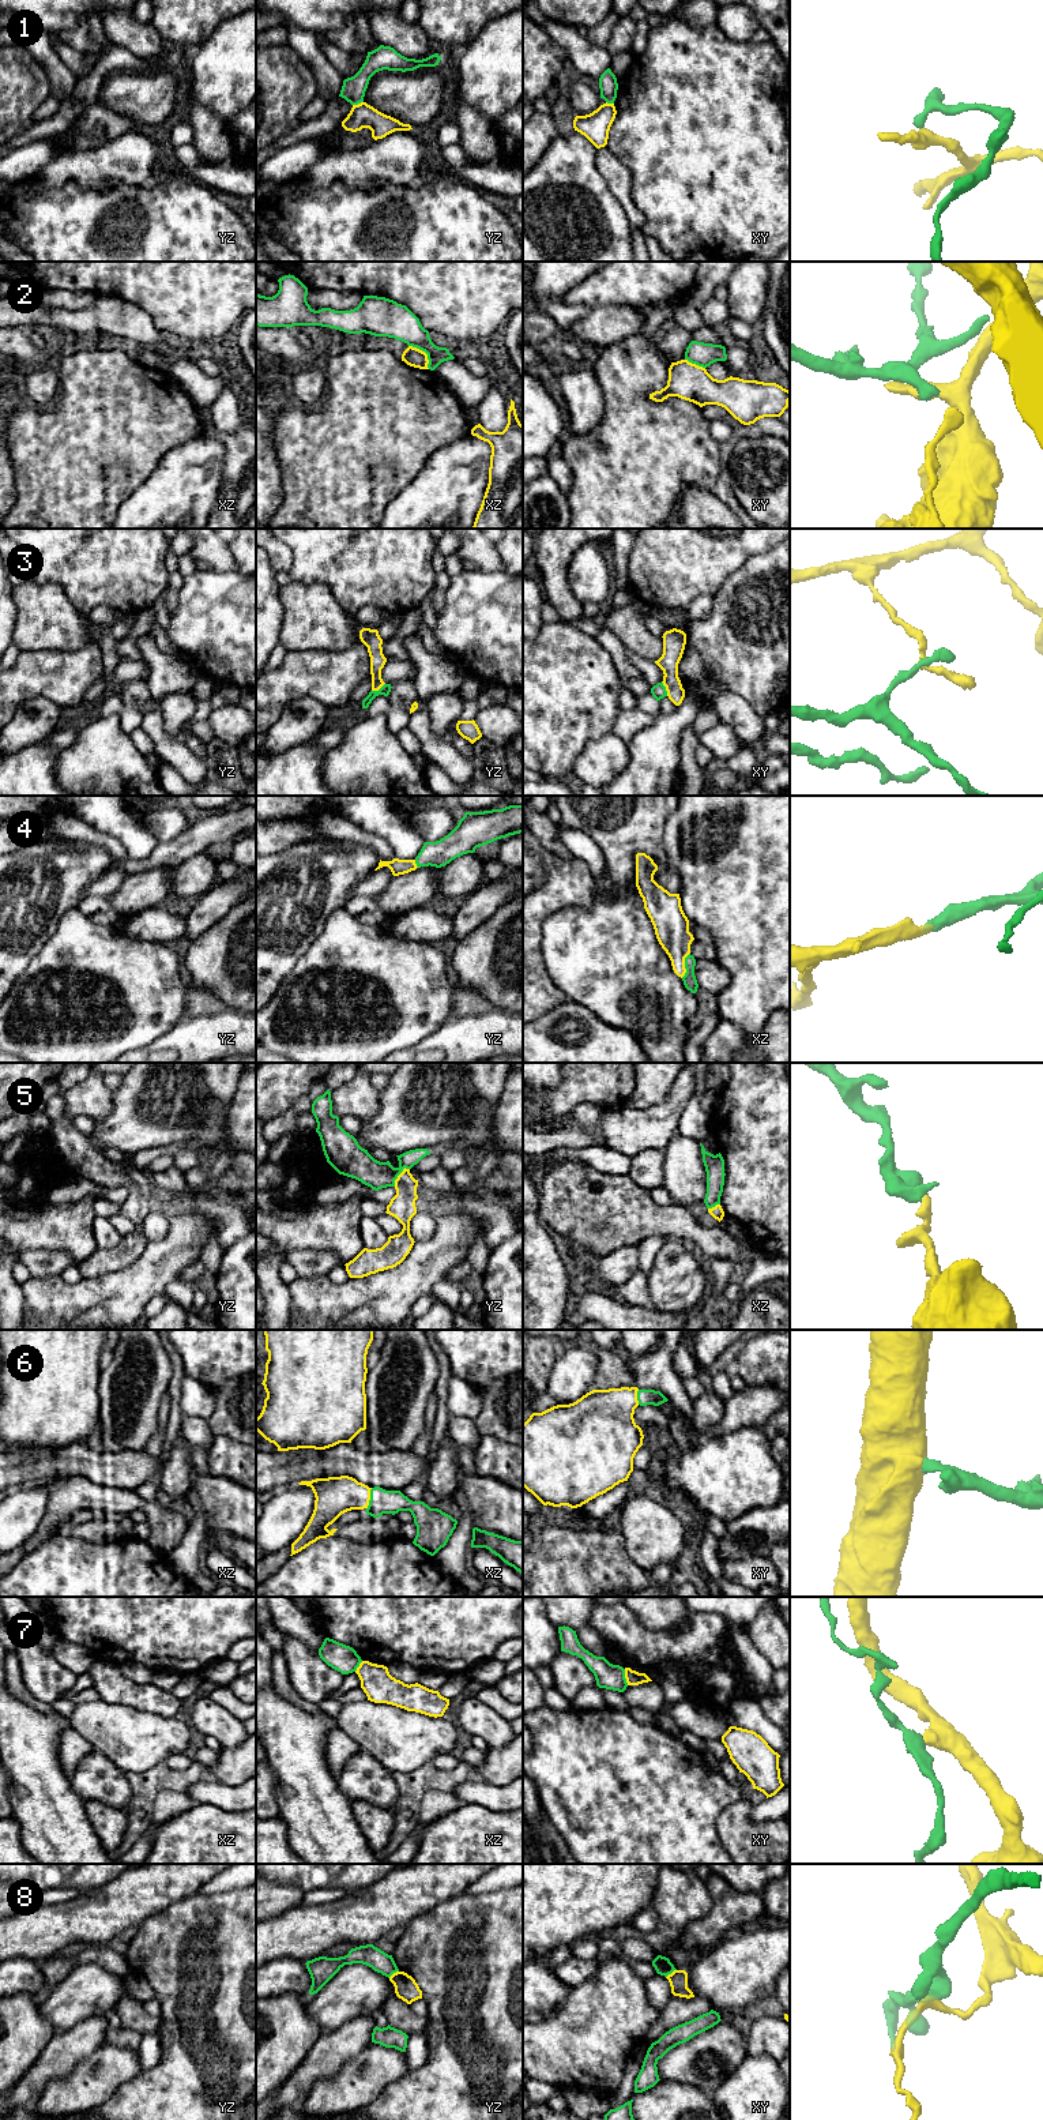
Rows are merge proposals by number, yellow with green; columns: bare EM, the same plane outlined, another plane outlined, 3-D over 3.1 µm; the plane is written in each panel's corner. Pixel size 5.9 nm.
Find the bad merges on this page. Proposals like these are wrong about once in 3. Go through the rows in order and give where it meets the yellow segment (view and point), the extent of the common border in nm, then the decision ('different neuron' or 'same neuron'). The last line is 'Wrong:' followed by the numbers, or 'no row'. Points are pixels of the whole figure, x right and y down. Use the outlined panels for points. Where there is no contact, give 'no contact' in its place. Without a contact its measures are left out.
1: meets yellow in yz at (358, 104); contact 70 nm long; different neuron
2: meets yellow in xz at (425, 353); contact 190 nm long; different neuron
3: meets yellow in xy at (666, 688); contact 90 nm long; different neuron
4: meets yellow in xz at (684, 965); contact 160 nm long; same neuron
5: meets yellow in yz at (399, 1175); contact 140 nm long; same neuron
6: meets yellow in xz at (369, 1499); contact 130 nm long; same neuron
7: meets yellow in xy at (625, 1677); contact 100 nm long; different neuron
8: meets yellow in xy at (671, 1973); contact 80 nm long; different neuron
Wrong: 1, 2, 3, 7, 8

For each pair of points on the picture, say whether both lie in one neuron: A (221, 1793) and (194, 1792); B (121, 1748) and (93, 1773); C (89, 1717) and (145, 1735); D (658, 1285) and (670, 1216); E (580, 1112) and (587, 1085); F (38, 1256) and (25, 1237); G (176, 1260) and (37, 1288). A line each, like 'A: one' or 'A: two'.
A: one
B: two
C: one
D: two
E: two
F: two
G: one

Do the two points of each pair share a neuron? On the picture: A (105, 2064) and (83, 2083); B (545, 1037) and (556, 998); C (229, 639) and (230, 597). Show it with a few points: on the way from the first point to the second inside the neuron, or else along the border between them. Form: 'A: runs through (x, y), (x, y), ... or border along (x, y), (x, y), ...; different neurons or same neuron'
A: runs through (100, 2070), (89, 2081); same neuron
B: border along (569, 999), (537, 1018); different neurons
C: runs through (230, 628), (230, 608); same neuron

